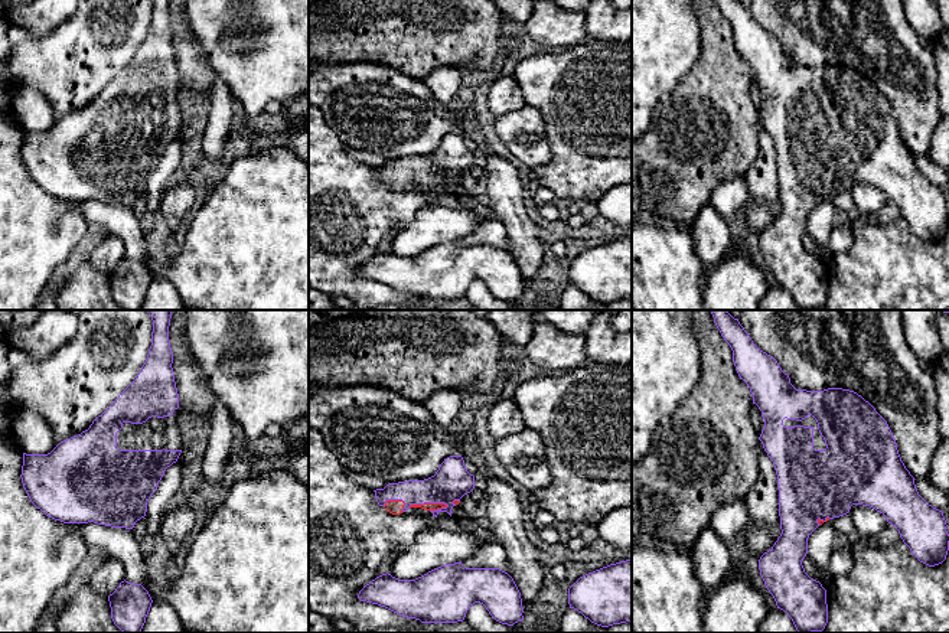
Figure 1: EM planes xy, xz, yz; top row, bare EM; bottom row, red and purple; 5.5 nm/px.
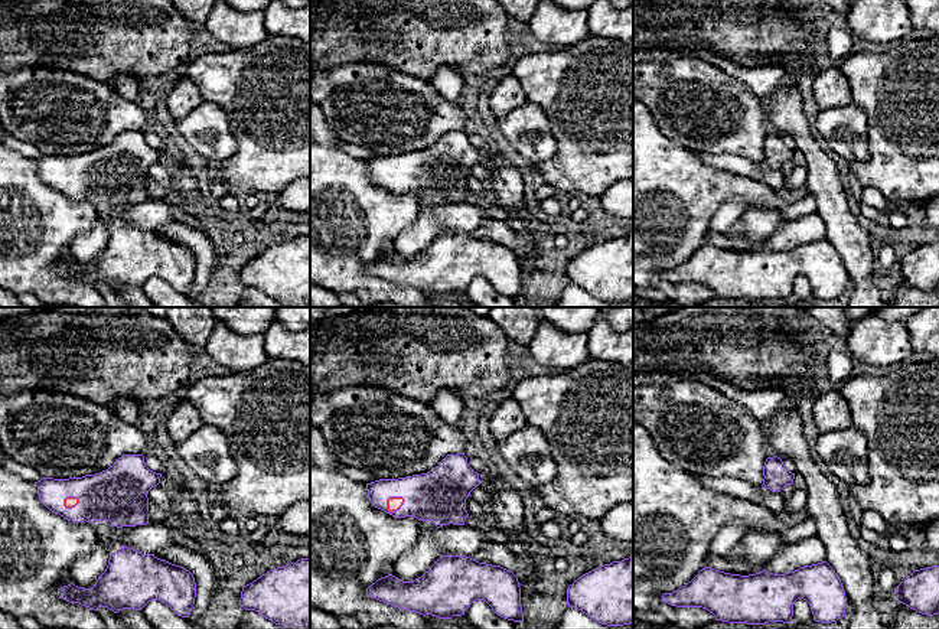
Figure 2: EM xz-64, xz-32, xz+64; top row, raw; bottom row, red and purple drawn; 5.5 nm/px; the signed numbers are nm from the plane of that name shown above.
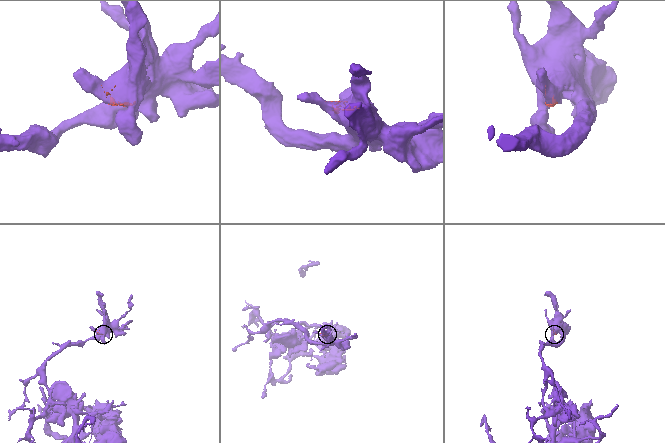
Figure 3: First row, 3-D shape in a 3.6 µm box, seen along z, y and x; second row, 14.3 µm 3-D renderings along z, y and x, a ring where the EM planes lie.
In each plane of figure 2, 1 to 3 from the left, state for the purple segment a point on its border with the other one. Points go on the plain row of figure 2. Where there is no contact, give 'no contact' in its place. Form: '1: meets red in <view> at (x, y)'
1: meets red in xz-64 at (71, 183)
2: meets red in xz-32 at (395, 186)
3: no contact

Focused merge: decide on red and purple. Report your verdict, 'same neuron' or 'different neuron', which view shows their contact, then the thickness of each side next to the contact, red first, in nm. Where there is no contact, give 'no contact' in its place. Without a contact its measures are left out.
same neuron | xz | 50/200 nm

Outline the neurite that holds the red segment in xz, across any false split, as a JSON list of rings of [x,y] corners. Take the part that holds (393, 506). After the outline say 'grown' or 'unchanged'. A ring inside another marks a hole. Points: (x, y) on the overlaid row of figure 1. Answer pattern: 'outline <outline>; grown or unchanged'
outline [[[450,456],[428,479],[388,483],[374,492],[378,505],[392,515],[407,512],[410,508],[421,508],[437,518],[440,512],[451,516],[451,509],[473,489],[474,476],[467,472],[463,457]]]; grown

